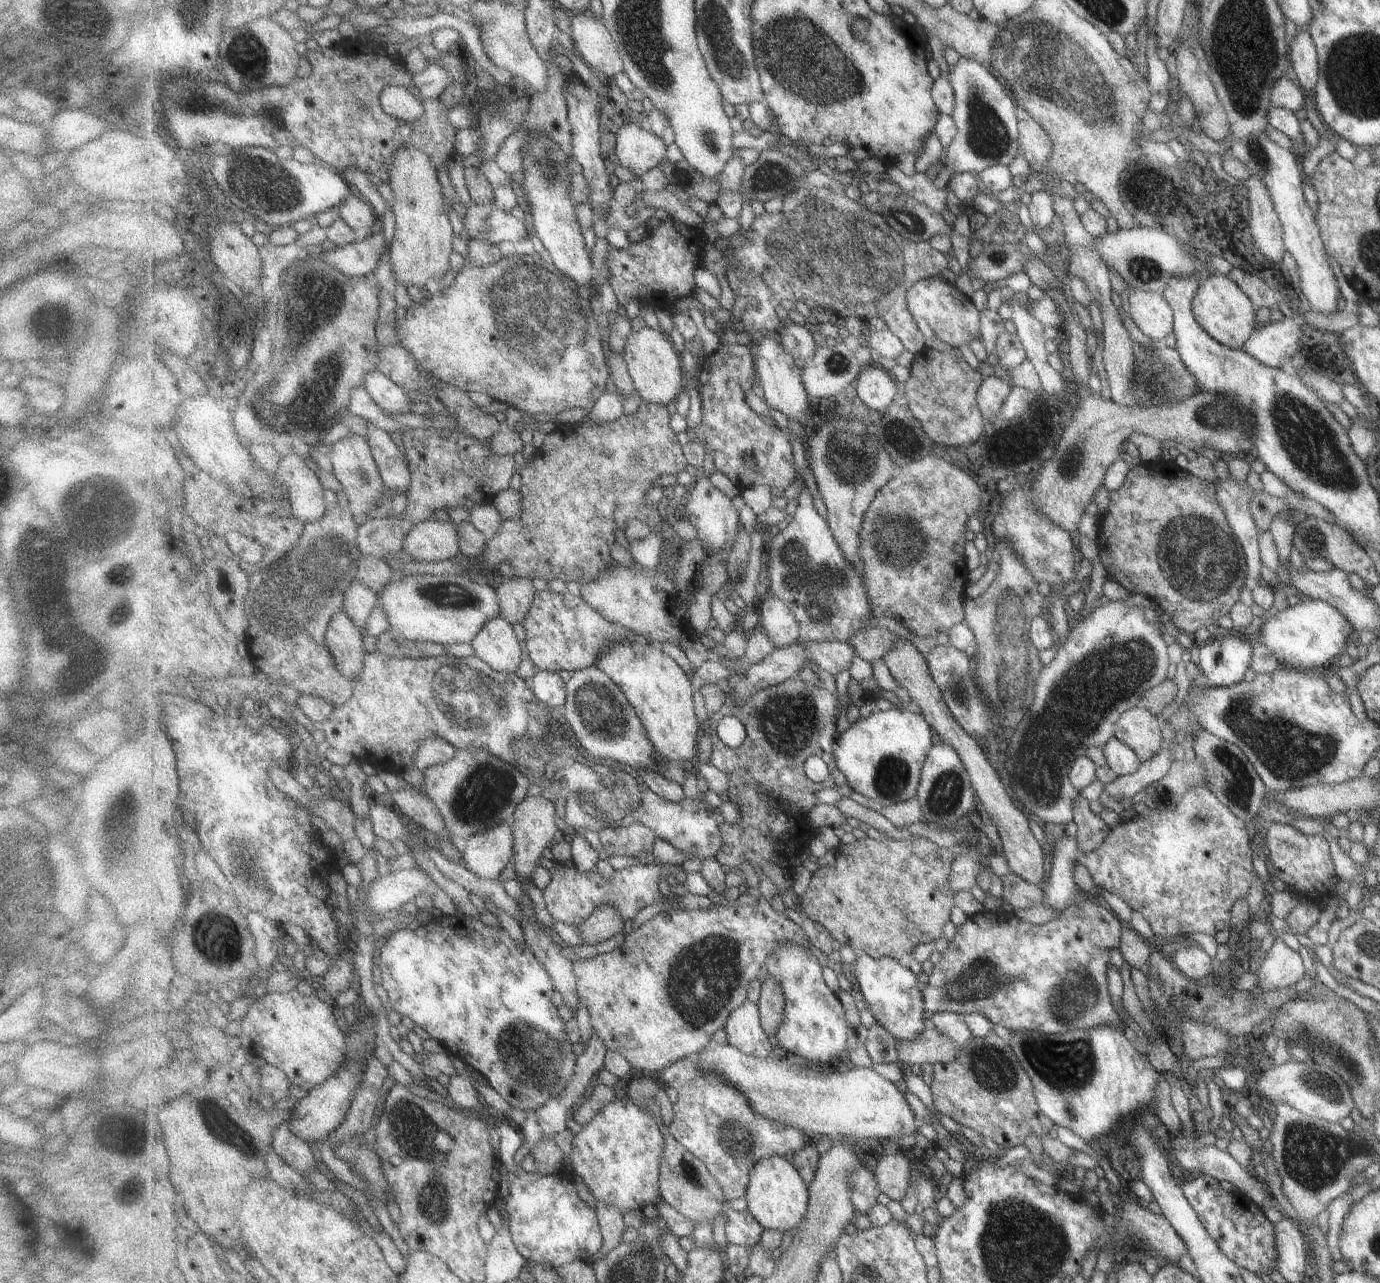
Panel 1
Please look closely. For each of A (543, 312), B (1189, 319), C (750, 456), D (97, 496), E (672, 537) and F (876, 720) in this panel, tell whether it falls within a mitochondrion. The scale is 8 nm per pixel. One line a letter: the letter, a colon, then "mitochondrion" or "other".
A: mitochondrion
B: other
C: other
D: mitochondrion
E: mitochondrion
F: other

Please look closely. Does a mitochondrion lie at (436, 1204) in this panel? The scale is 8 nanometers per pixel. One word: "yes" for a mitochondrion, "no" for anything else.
yes

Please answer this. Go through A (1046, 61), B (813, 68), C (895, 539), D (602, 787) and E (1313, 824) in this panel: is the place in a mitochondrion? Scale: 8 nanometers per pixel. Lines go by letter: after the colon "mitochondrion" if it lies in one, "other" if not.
A: mitochondrion
B: mitochondrion
C: mitochondrion
D: other
E: other

